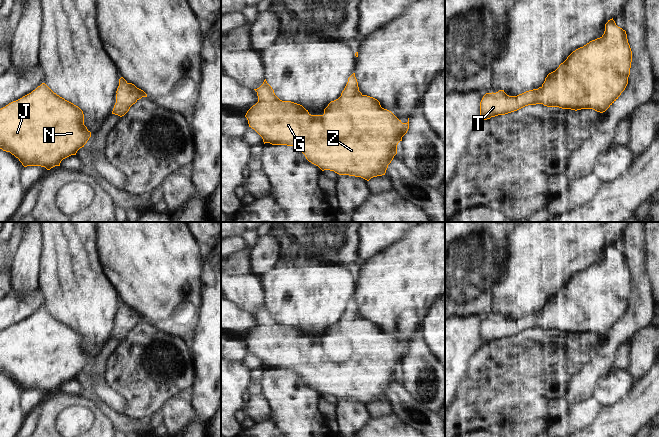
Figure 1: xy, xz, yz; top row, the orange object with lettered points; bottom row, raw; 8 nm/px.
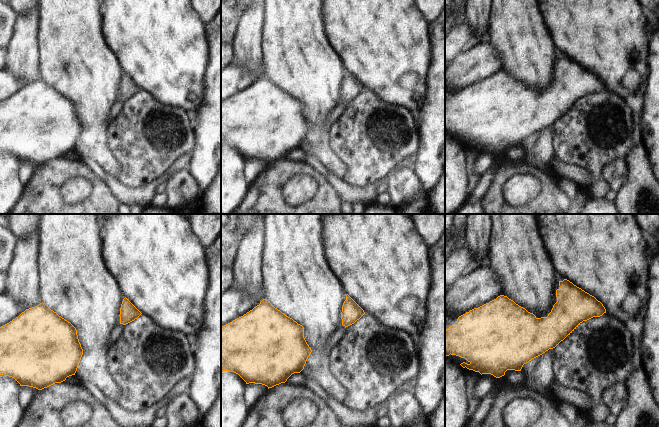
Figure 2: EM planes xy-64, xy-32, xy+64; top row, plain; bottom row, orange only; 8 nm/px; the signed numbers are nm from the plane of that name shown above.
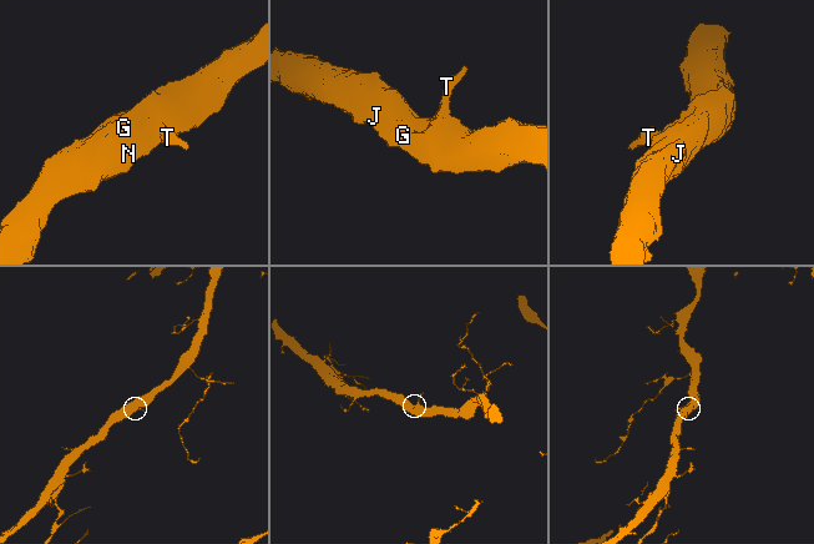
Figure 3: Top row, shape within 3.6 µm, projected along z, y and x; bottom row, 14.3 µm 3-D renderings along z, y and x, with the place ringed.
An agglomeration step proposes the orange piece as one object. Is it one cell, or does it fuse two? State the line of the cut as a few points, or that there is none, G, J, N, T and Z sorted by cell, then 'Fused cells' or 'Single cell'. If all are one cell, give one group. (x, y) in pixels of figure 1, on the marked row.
No split. Groups: G J N T Z. Single cell.

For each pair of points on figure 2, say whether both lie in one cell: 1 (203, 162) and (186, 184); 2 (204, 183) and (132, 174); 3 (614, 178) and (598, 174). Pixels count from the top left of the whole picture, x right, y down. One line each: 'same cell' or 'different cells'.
1: different cells
2: different cells
3: different cells

